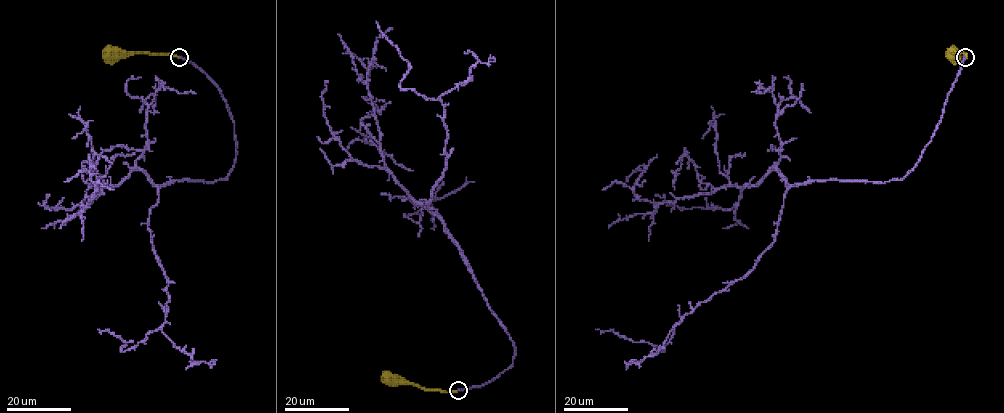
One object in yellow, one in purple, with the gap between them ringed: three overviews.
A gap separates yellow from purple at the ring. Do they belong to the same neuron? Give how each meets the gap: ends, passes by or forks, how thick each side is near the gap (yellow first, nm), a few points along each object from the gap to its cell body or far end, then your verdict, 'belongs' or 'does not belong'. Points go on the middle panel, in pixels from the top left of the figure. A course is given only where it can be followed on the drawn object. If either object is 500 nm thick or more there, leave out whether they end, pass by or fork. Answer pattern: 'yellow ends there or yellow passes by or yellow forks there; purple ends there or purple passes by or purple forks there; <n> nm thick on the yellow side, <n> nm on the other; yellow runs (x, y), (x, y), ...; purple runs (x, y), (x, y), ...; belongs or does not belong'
yellow ends there; purple ends there; 320 nm thick on the yellow side, 300 nm on the other; yellow runs (457, 391), (425, 390), (389, 379); purple runs (458, 390), (508, 368), (515, 347), (426, 203), (446, 167), (443, 104), (402, 90), (409, 64), (376, 21); does not belong

